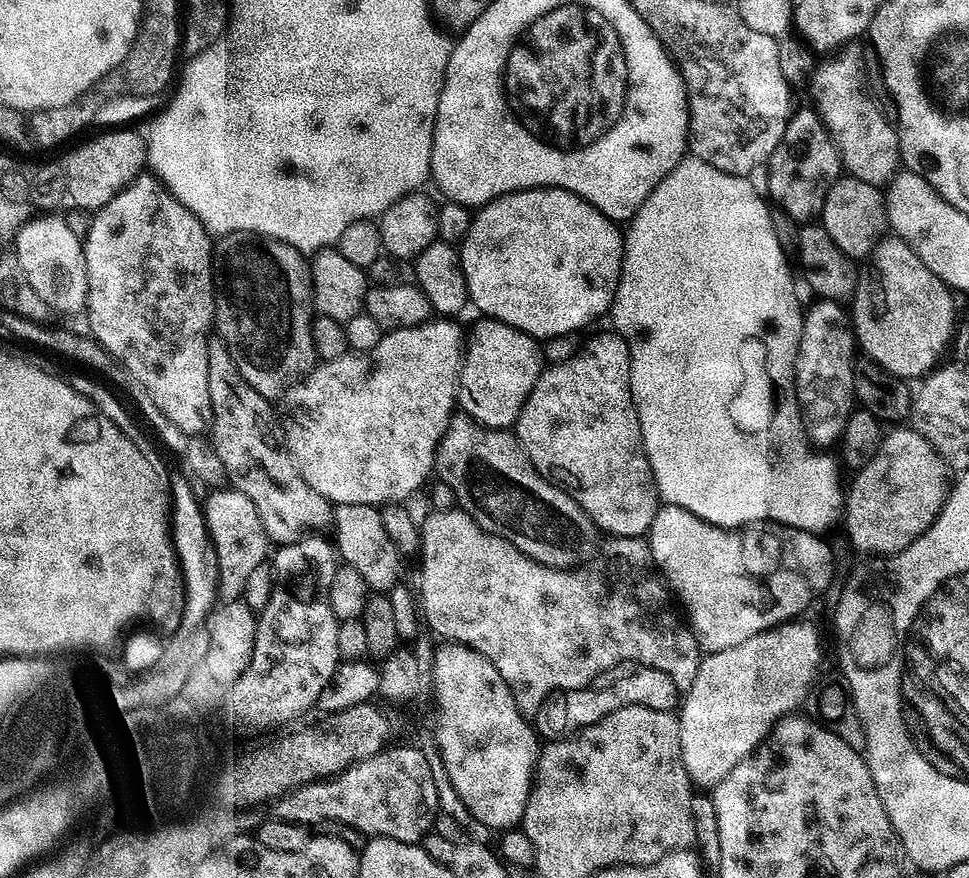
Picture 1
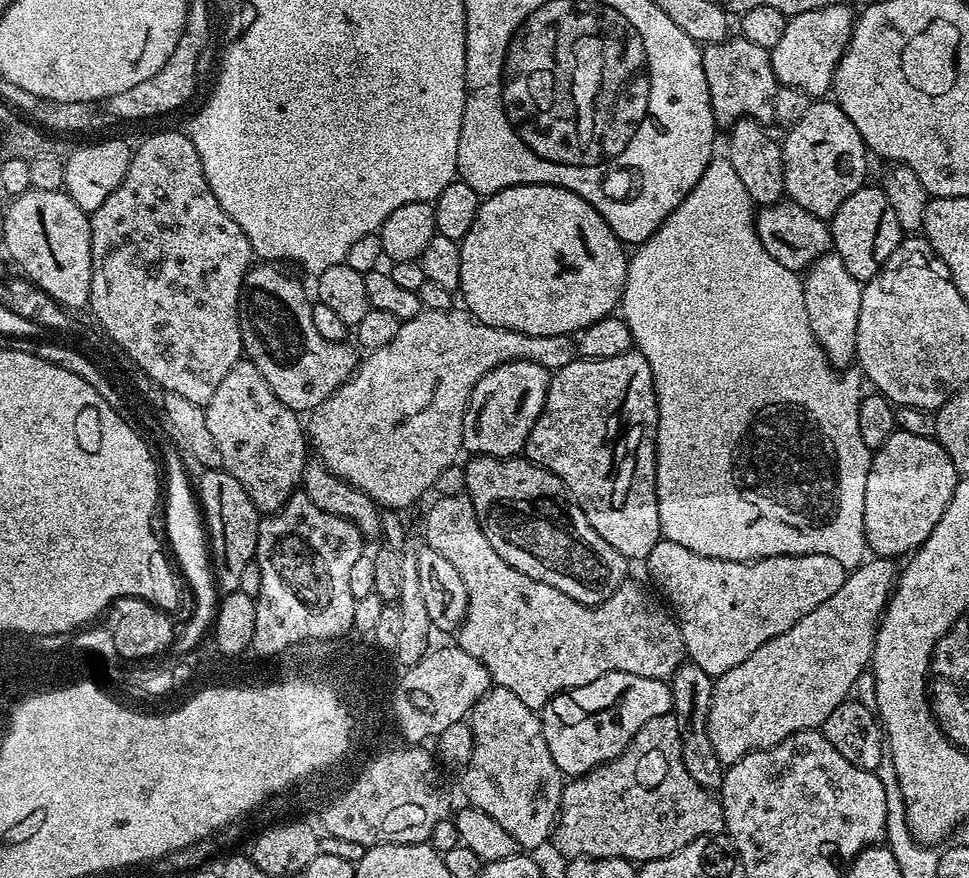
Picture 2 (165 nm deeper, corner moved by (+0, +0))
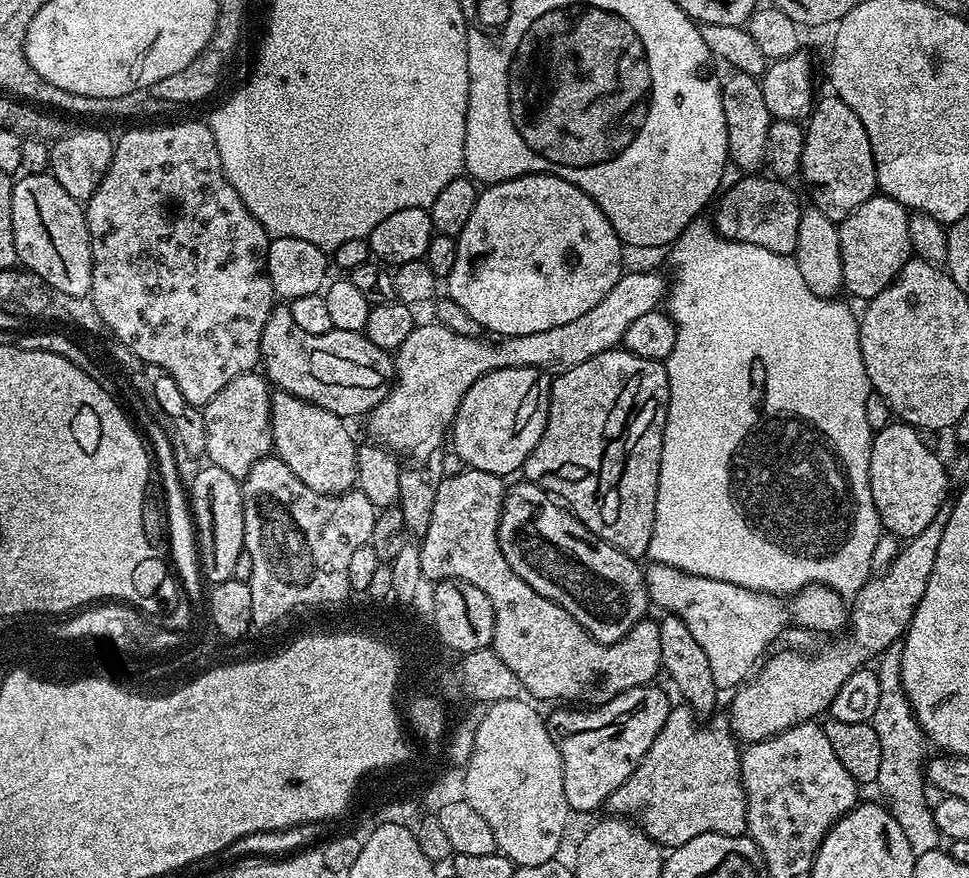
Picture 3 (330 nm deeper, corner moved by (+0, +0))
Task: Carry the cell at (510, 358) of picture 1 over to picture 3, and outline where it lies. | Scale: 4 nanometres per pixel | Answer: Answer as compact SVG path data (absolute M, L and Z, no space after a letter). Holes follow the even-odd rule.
M495 368L466 390L466 398L462 398L452 422L450 437L451 447L462 456L467 467L505 478L511 477L512 468L523 469L526 458L534 446L538 446L548 421L548 393L552 390L552 381L553 377L541 368Z

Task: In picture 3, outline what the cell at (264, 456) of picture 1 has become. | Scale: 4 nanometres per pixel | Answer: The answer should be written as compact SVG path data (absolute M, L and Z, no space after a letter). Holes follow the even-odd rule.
M253 370L246 374L238 374L238 378L230 378L210 403L204 405L204 425L206 426L206 450L204 456L207 463L218 470L226 470L226 474L243 478L248 471L273 451L272 446L272 397L270 384L259 371Z

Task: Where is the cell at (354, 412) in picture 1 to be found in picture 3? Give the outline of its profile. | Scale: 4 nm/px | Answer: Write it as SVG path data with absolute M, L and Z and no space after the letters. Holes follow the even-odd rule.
M625 271L621 275L620 280L614 286L614 290L610 290L610 294L606 294L606 298L602 298L602 302L598 302L598 306L593 306L590 310L586 310L586 314L581 314L580 317L574 318L574 322L566 322L566 326L554 326L554 330L538 330L538 334L522 334L521 336L505 336L503 338L493 339L493 344L490 341L484 340L488 338L477 338L475 336L467 336L466 334L455 333L454 330L448 329L443 324L431 322L417 323L416 328L408 337L406 342L402 342L402 346L397 348L394 353L394 383L392 388L386 394L386 398L378 406L374 406L372 411L366 417L368 423L368 432L373 436L371 438L377 445L383 445L393 453L401 454L400 452L412 452L419 444L427 442L431 436L440 436L449 431L452 427L452 422L456 418L456 411L462 402L462 398L466 398L466 390L470 390L470 386L474 386L474 382L478 382L478 378L482 378L486 374L490 374L495 368L541 368L542 371L549 374L559 374L566 370L574 370L574 366L579 366L582 362L587 362L590 358L594 358L594 354L602 354L609 352L614 347L617 347L623 341L626 334L626 326L630 326L630 322L634 322L638 318L642 318L642 314L650 314L657 311L661 307L662 301L666 296L666 280L659 276L656 272L628 272Z

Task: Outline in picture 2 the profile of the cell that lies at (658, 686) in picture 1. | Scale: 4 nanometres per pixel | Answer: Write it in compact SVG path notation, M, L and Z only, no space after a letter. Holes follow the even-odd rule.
M611 672L602 674L602 678L594 678L594 682L586 682L586 686L572 688L568 692L560 692L550 698L538 715L542 726L542 738L546 738L546 746L550 750L550 758L558 766L561 774L568 778L584 776L599 764L618 758L626 750L626 746L650 722L650 718L667 716L672 712L672 689L665 681L658 678L642 678L629 672Z

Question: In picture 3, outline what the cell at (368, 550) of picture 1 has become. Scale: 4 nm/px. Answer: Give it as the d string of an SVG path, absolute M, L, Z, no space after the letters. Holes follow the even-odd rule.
M279 390L271 393L272 397L272 446L275 455L279 456L286 466L310 490L318 490L318 494L341 496L357 487L356 451L357 441L352 441L348 428L341 417L330 414L330 410L322 410L322 406L314 406L302 398L294 398L294 394L286 394Z

